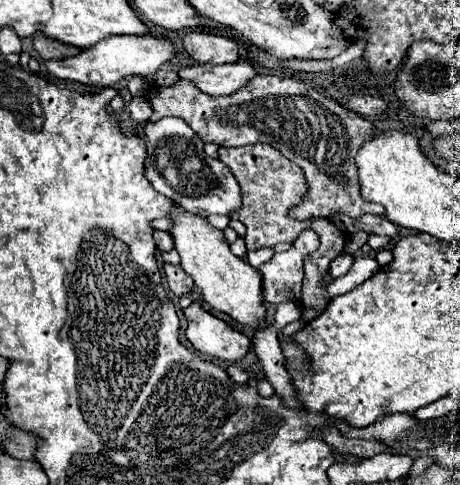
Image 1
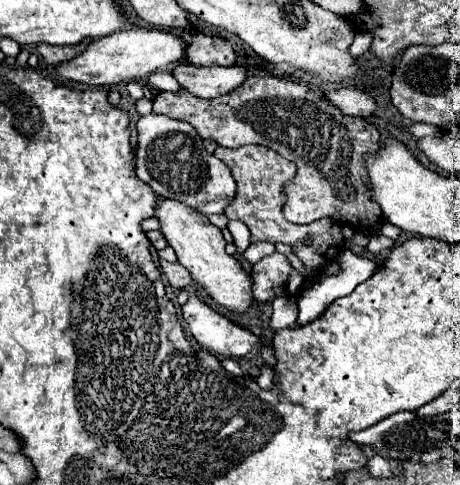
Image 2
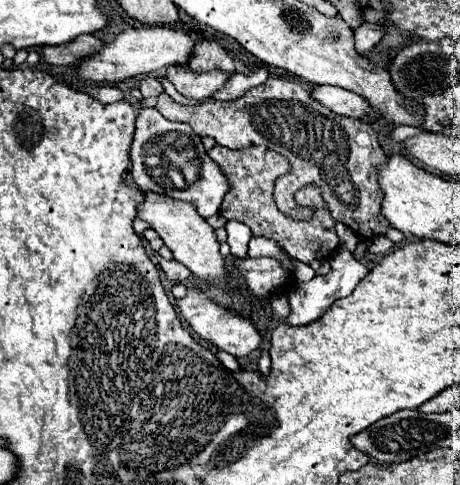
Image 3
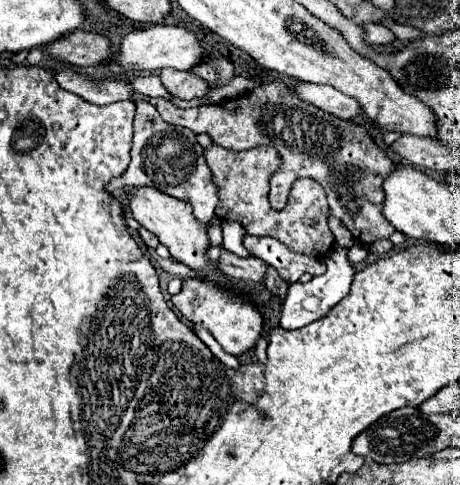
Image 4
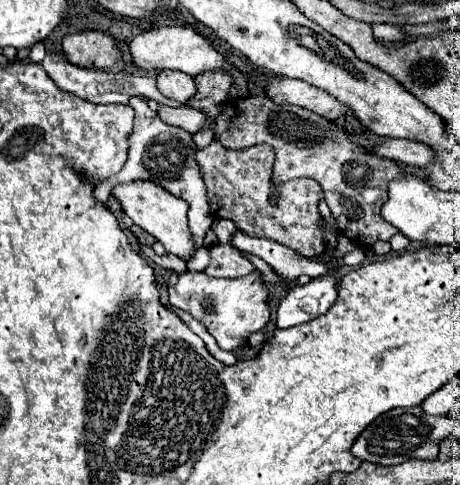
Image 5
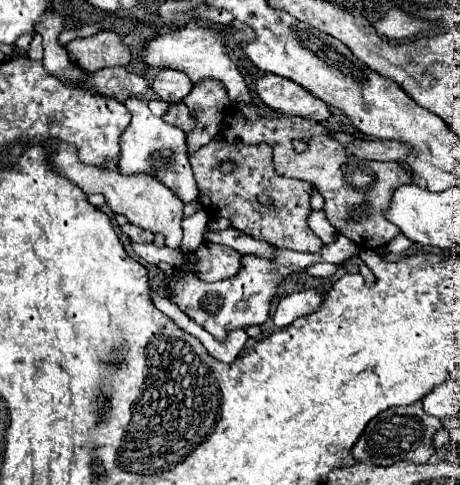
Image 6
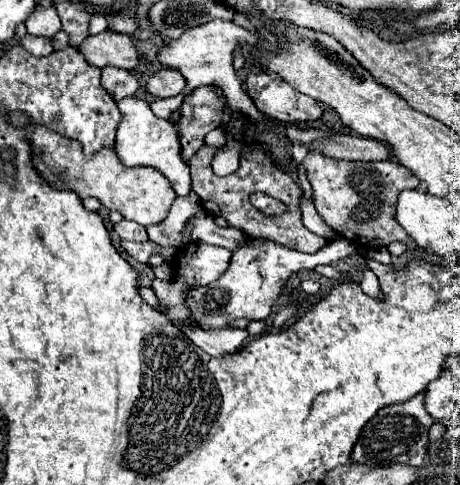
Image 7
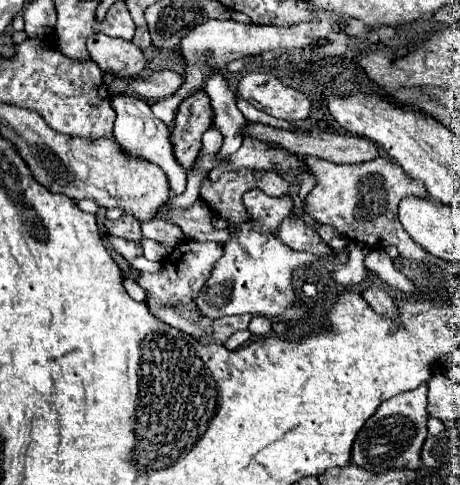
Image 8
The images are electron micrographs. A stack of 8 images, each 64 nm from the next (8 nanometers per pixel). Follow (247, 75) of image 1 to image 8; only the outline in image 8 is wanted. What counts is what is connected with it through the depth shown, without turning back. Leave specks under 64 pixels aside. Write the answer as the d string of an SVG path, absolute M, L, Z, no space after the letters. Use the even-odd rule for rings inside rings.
M172 70L154 72L148 78L122 78L108 84L110 94L134 94L146 100L160 100L172 96L182 86L182 78Z

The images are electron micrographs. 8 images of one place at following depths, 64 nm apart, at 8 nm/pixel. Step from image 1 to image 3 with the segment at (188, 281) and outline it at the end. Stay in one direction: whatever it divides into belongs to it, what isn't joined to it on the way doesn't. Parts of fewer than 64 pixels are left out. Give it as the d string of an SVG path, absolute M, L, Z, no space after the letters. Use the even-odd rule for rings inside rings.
M158 258L158 264L160 264L160 268L162 268L164 274L166 274L166 278L168 278L172 284L182 282L182 280L186 280L186 278L190 276L190 270L188 270L184 264L176 262L176 260L164 260L164 258Z

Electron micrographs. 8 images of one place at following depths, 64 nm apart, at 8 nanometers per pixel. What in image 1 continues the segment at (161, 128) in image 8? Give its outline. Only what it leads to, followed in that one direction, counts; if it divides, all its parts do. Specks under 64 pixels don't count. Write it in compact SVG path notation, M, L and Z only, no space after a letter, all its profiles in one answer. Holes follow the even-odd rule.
M162 118L156 122L140 122L138 136L146 142L148 154L144 160L144 176L156 192L200 216L230 214L240 208L240 188L230 168L204 152L202 140L184 120Z

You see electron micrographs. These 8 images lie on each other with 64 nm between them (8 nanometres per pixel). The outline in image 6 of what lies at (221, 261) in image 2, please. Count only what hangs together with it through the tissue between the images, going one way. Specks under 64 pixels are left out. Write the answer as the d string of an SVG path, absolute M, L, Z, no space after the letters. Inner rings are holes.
M50 138L46 146L52 150L52 166L60 176L66 176L70 182L74 182L84 194L102 194L106 198L106 204L112 208L114 214L124 214L128 222L134 226L146 228L150 232L160 232L166 236L166 246L178 248L182 240L182 206L180 198L164 186L156 176L152 174L120 174L118 168L110 166L90 166L78 160L78 152L74 144Z

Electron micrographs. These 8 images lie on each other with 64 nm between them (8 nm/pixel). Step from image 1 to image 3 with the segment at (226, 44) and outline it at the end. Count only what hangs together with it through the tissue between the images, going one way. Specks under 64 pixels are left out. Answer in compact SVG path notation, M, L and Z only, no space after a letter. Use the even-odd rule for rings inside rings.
M202 40L202 42L198 42L188 66L194 72L212 72L212 70L234 72L234 60L214 40Z

